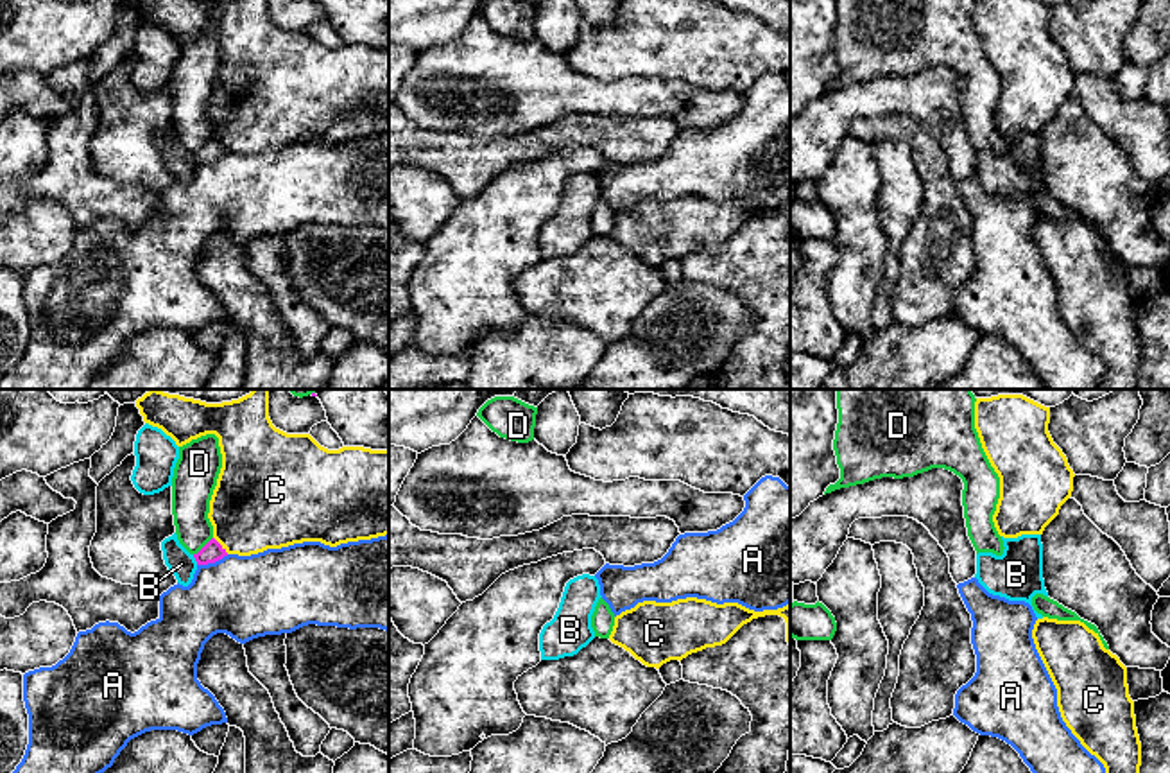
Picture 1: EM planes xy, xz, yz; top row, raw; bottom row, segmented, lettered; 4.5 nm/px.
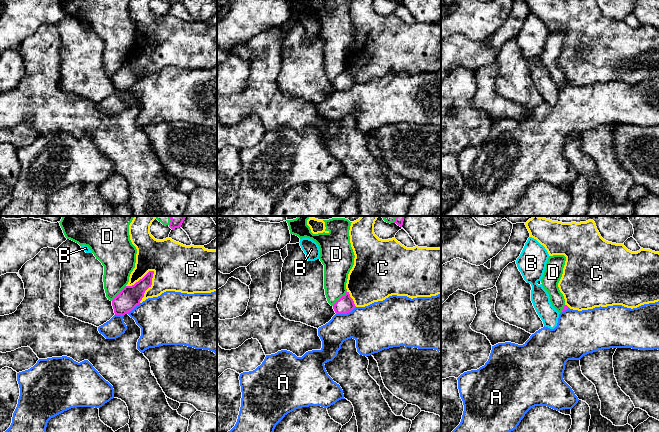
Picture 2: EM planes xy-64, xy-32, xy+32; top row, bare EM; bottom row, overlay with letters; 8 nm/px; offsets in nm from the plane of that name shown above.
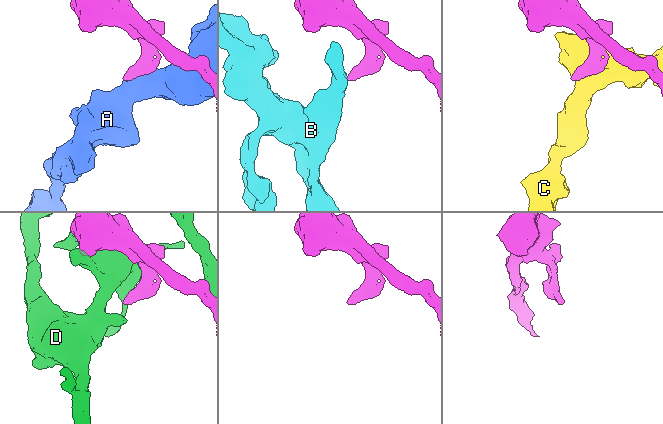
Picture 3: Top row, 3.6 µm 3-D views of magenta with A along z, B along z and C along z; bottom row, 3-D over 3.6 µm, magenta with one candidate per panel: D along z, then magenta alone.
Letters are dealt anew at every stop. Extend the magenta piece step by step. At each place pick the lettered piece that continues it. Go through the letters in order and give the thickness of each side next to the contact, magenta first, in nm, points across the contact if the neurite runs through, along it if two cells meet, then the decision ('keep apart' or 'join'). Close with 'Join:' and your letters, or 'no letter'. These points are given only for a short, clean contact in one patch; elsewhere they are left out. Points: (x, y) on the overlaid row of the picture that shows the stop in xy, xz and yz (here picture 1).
A: 90/360 nm | keep apart
B: 90/120 nm | along xy (192, 555), (197, 564) | keep apart
C: 90/400 nm | keep apart
D: 90/180 nm | keep apart
Join: no letter

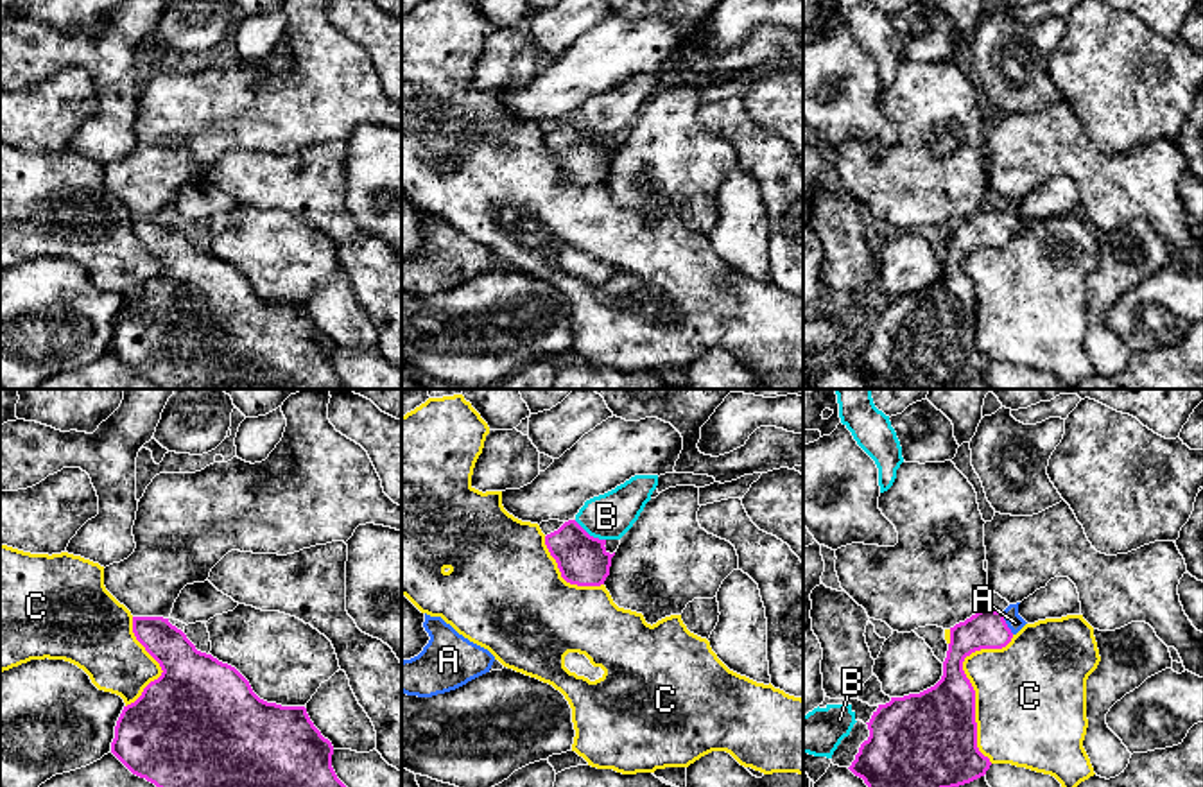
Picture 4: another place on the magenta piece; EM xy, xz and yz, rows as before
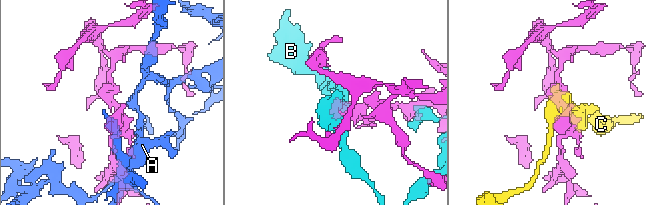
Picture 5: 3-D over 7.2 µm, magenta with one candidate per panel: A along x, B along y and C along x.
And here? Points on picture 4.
A: 180/80 nm | across yz (986, 630), (995, 630), (1004, 622), (1015, 622) | join
B: 220/200 nm | keep apart
C: 360/440 nm | keep apart
Join: A

